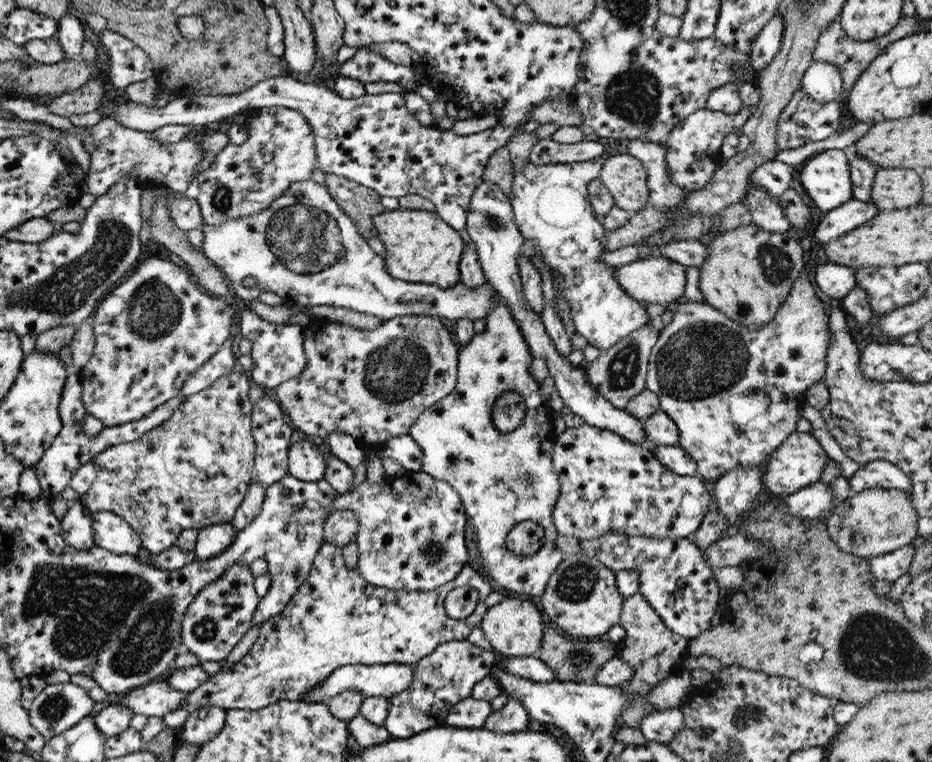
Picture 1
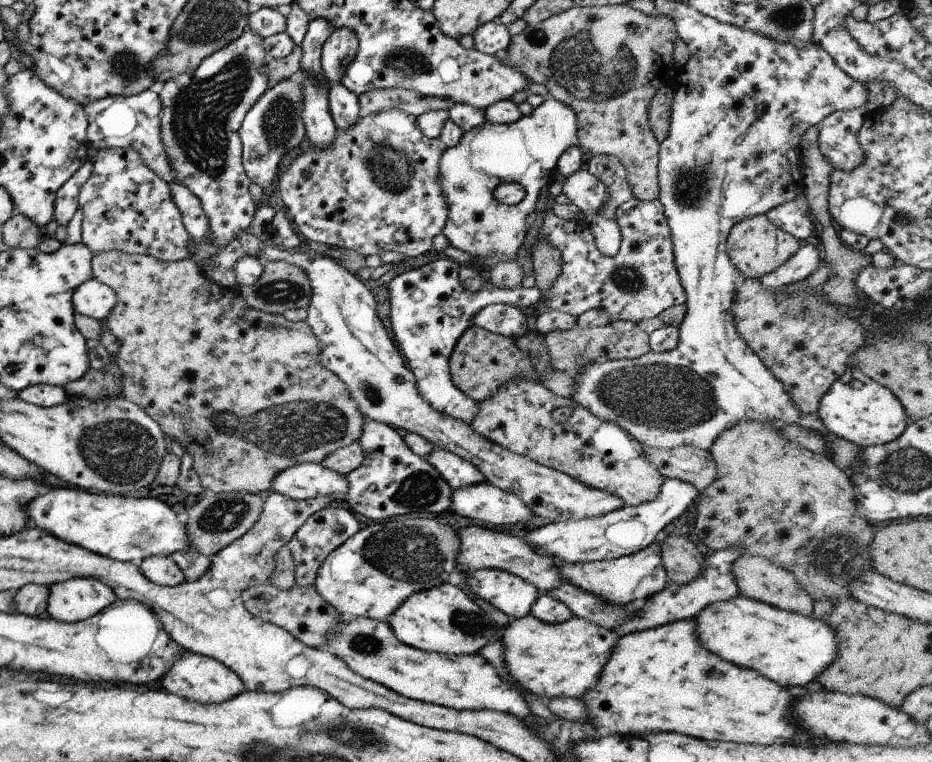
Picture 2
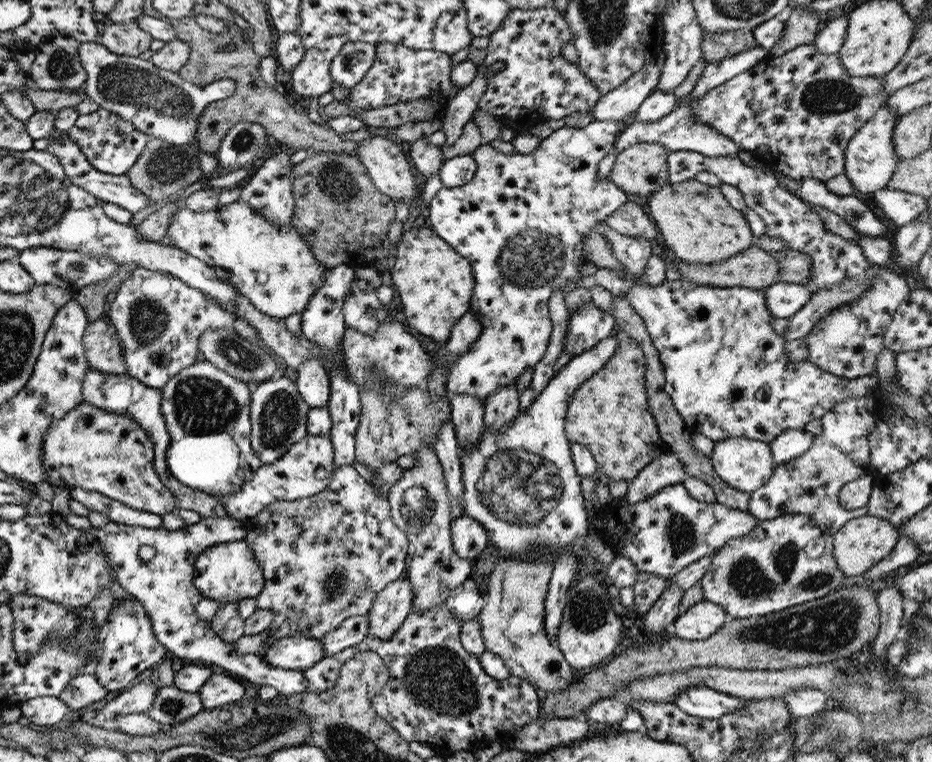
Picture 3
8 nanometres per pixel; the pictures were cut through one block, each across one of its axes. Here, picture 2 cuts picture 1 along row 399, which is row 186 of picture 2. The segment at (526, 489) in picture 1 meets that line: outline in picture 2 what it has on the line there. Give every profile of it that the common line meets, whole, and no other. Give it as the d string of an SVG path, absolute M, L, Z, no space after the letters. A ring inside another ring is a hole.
M549 96L548 99L533 108L527 116L509 124L493 124L485 121L481 126L462 132L459 142L451 148L444 148L437 162L437 182L441 186L445 204L447 204L447 220L441 228L441 234L447 239L448 244L465 252L474 262L480 272L485 272L495 264L515 261L517 252L523 244L527 228L525 219L534 213L535 202L542 186L547 186L556 174L559 156L577 144L577 123L575 114L569 106ZM513 182L521 184L524 197L521 202L513 206L499 204L493 198L493 190L497 184Z

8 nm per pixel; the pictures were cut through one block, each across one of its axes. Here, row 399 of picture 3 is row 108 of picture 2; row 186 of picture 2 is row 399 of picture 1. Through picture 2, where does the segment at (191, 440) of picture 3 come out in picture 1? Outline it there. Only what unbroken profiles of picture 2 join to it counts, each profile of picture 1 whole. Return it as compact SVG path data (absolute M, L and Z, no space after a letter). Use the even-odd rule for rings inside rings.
M231 372L218 378L211 386L197 391L195 394L190 394L186 399L173 411L173 414L151 430L144 432L141 436L137 437L131 442L121 442L105 447L95 458L92 458L93 466L96 472L95 481L89 486L86 494L84 495L83 502L89 512L111 512L121 519L125 520L136 532L137 536L141 539L142 549L157 555L159 552L169 549L174 546L183 530L194 529L199 531L211 525L225 525L230 523L238 506L243 501L243 498L248 494L250 481L254 472L254 452L256 446L252 437L250 429L250 414L252 405L247 399L247 390L251 385L250 379L246 373Z

